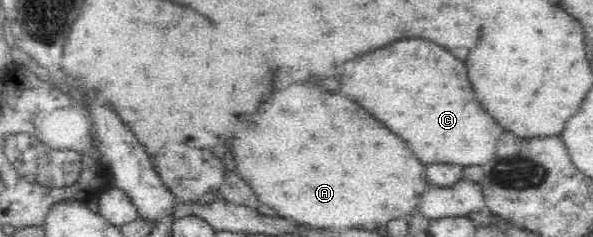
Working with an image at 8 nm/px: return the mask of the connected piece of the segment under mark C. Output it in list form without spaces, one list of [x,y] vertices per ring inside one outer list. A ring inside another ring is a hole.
[[[425,39],[393,41],[355,61],[345,63],[345,75],[339,79],[341,93],[357,101],[377,121],[381,121],[395,135],[405,139],[407,147],[425,166],[433,163],[447,163],[463,168],[471,165],[483,166],[495,155],[495,145],[503,129],[497,125],[497,121],[491,115],[485,113],[485,109],[481,109],[481,103],[473,95],[473,89],[467,81],[467,69],[459,61],[463,61],[469,51],[464,48],[453,51],[457,59],[453,57],[453,53],[449,53],[447,49],[441,49],[433,41],[425,41]]]

